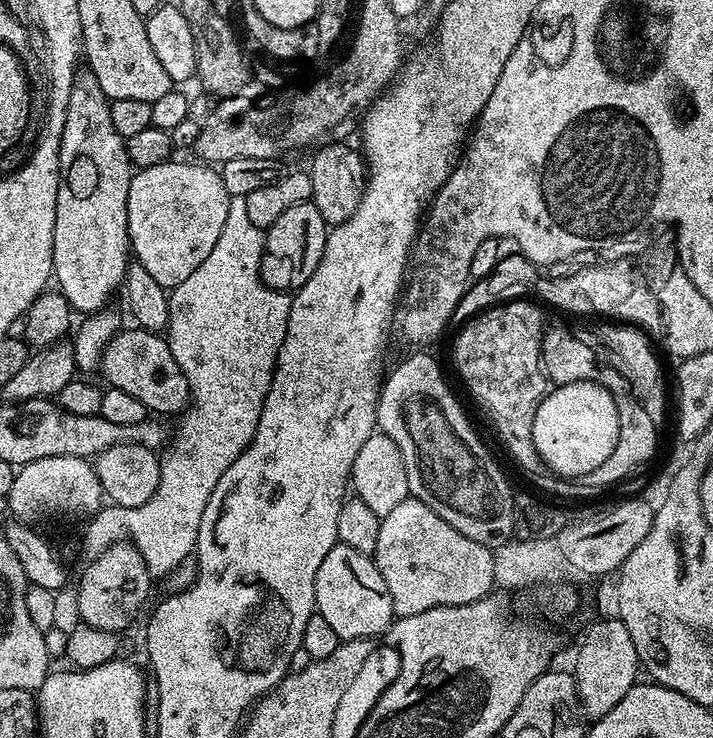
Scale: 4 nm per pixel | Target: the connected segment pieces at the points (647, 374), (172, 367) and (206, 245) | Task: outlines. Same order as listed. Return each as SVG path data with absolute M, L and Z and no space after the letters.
M604 322L604 332L600 332L596 340L600 340L599 355L603 363L626 378L630 390L642 404L651 421L658 426L663 425L664 415L667 412L669 415L670 412L670 392L669 389L668 392L664 389L664 368L660 365L655 350L652 349L653 341L646 335L645 329L628 322Z
M135 326L125 327L105 348L103 374L111 387L134 394L134 398L138 398L149 413L172 416L175 412L183 413L189 407L188 379L186 374L182 374L178 362L174 362L174 354L163 335Z
M173 158L166 164L139 169L130 182L130 194L126 202L128 215L128 243L135 263L140 264L166 290L177 288L206 258L210 258L210 250L214 250L218 242L218 234L222 234L222 226L228 217L228 201L230 199L226 186L222 182L219 171L207 163L179 164Z

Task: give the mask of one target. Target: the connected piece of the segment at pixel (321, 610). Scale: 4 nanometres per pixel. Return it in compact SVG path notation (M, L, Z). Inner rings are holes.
M337 542L326 554L316 575L316 612L326 618L334 634L341 642L346 640L370 640L383 636L392 625L394 613L390 590L386 590L386 578L378 570L372 556Z

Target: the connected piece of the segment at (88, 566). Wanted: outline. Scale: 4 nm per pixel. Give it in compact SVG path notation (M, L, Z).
M117 542L98 558L83 565L80 589L76 592L76 612L85 625L102 632L122 633L123 628L132 624L132 619L140 612L140 607L148 600L154 577L138 550L128 542Z

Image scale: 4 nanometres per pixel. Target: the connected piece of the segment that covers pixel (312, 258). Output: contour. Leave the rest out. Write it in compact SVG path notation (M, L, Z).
M310 202L290 206L278 222L266 230L264 237L264 256L260 260L260 276L267 288L276 288L279 292L291 293L300 288L314 274L326 246L329 225L324 223L322 214Z

